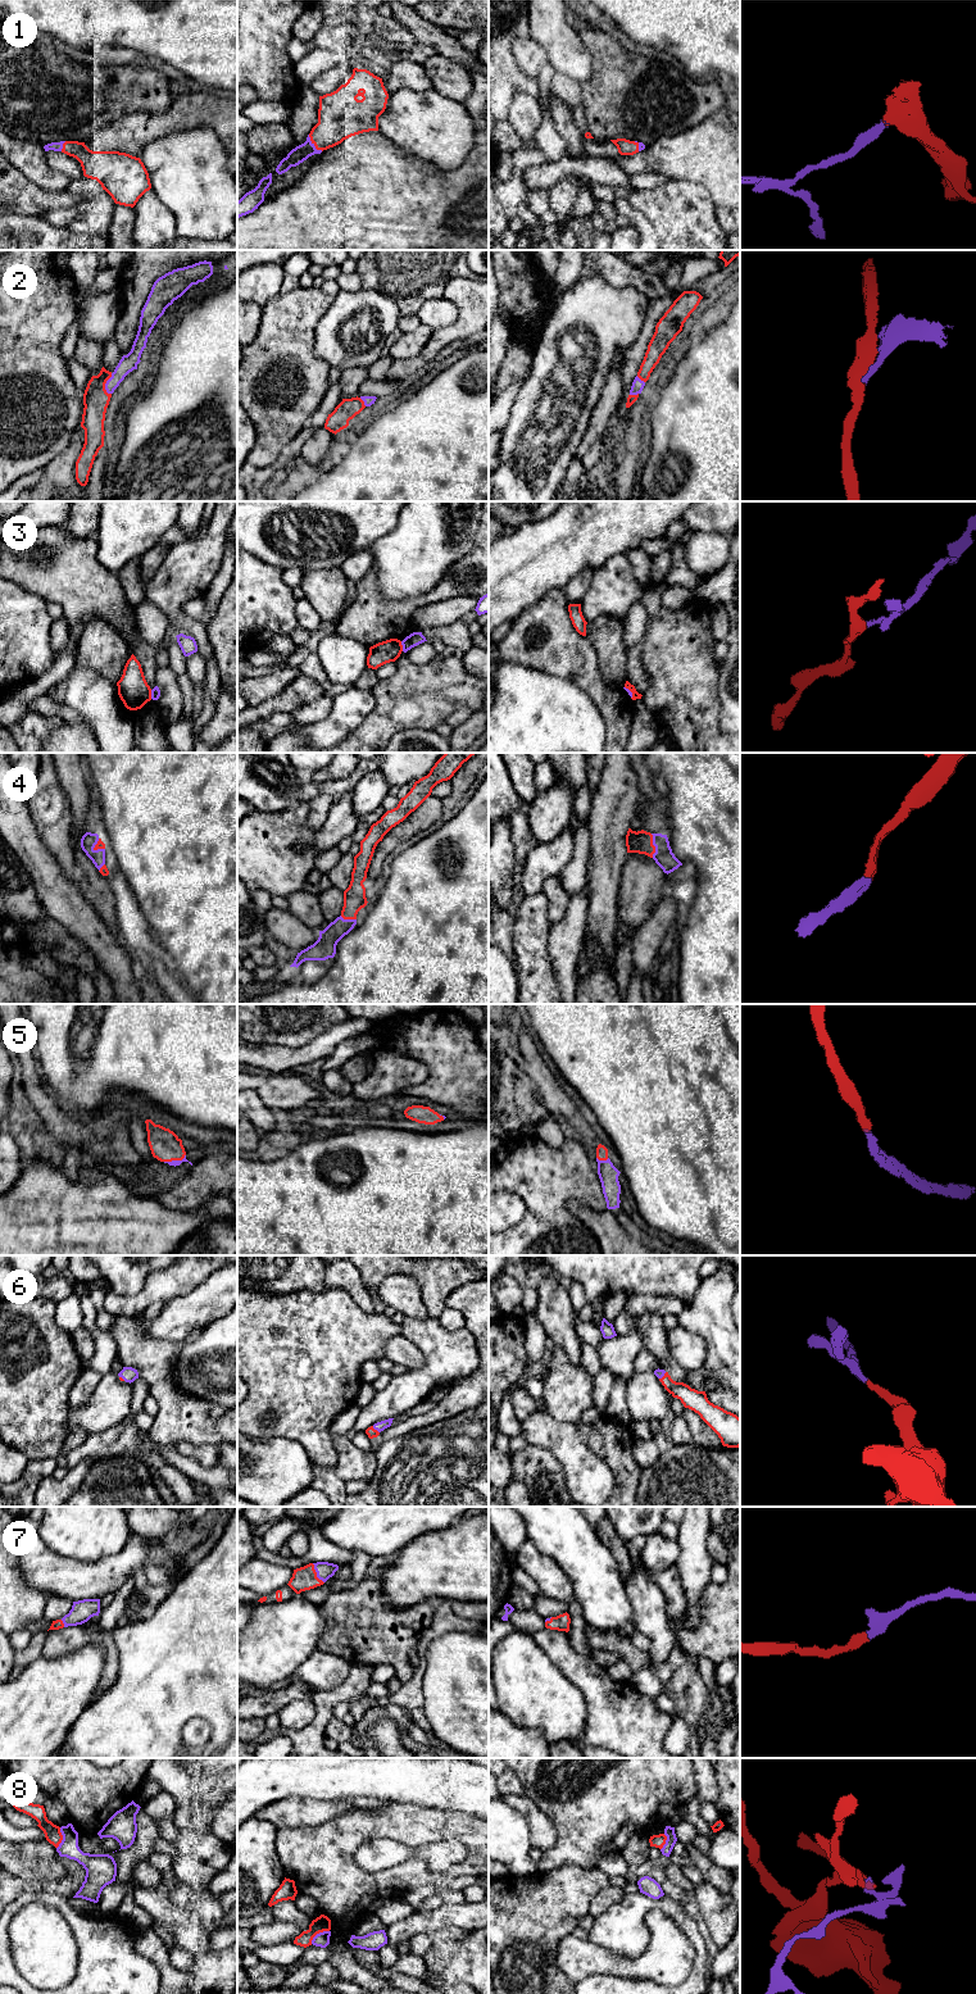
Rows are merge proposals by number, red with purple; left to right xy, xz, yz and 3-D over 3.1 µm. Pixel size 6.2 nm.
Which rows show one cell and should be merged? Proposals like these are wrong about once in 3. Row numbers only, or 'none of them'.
1, 2, 4, 5, 6, 7

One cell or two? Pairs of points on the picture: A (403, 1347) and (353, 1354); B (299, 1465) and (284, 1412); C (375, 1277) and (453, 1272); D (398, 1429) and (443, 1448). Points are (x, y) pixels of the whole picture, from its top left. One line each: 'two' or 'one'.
A: two
B: two
C: one
D: two

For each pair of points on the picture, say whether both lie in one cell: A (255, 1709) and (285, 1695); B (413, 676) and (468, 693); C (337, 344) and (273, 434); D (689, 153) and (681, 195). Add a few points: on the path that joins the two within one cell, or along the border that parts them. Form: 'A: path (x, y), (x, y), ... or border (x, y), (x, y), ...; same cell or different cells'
A: path (263, 1704), (277, 1699); same cell
B: path (427, 689), (454, 689); same cell
C: border (314, 332), (314, 353), (330, 367); different cells
D: border (675, 178), (689, 182); different cells

